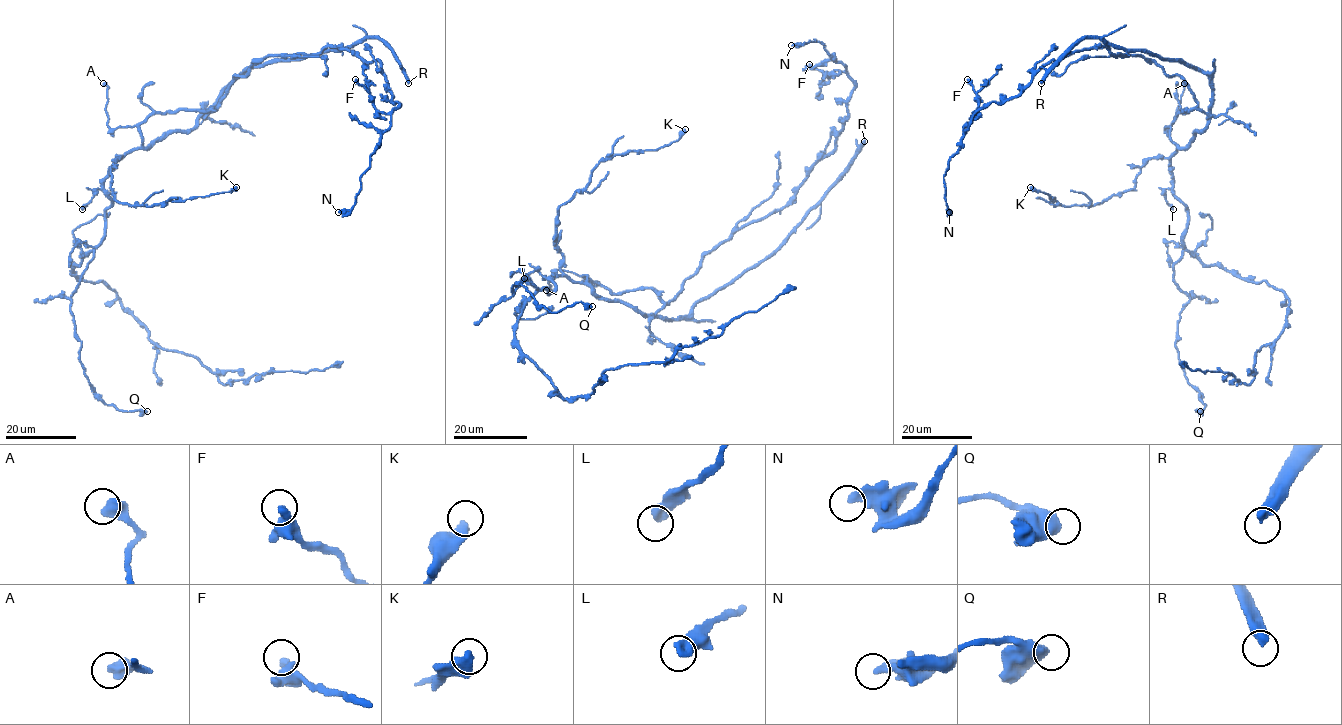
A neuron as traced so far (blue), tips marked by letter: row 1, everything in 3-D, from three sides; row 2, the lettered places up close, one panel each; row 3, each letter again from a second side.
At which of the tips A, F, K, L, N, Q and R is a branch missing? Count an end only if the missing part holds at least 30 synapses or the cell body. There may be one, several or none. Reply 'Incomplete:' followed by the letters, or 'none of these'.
Incomplete: R

